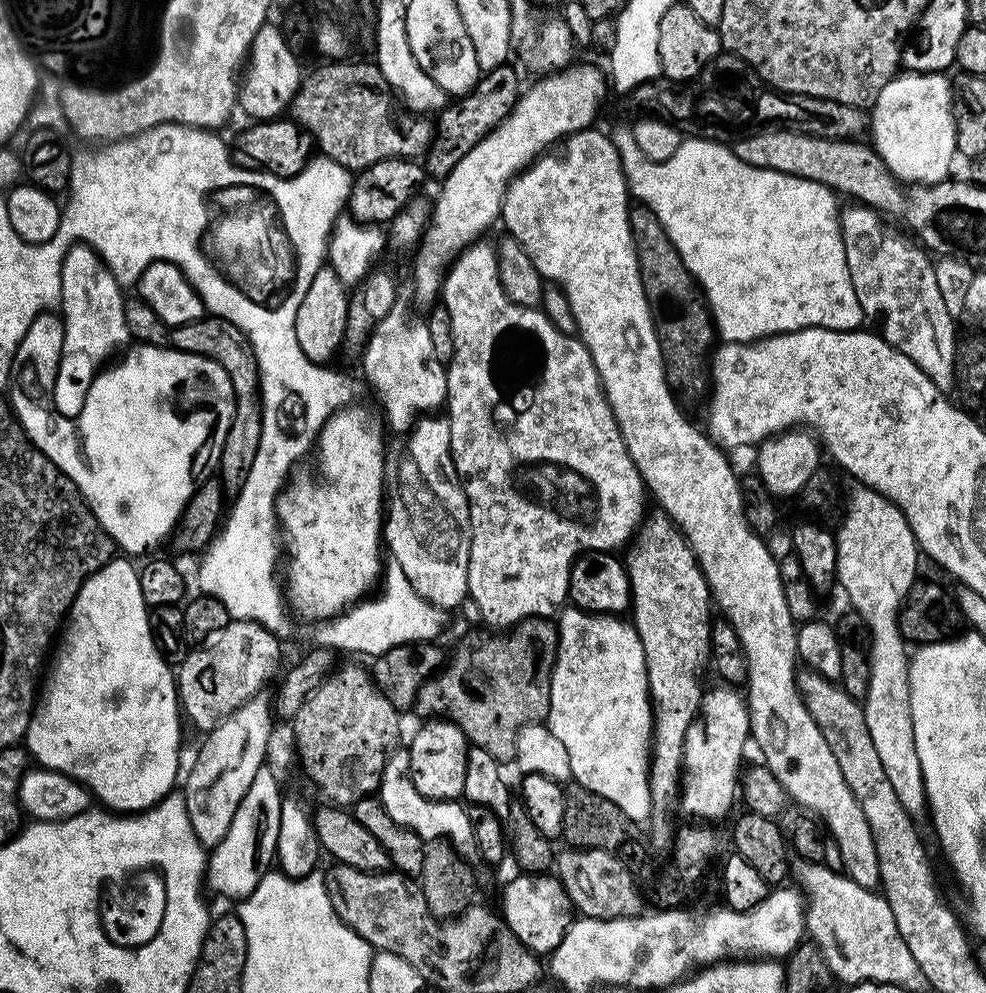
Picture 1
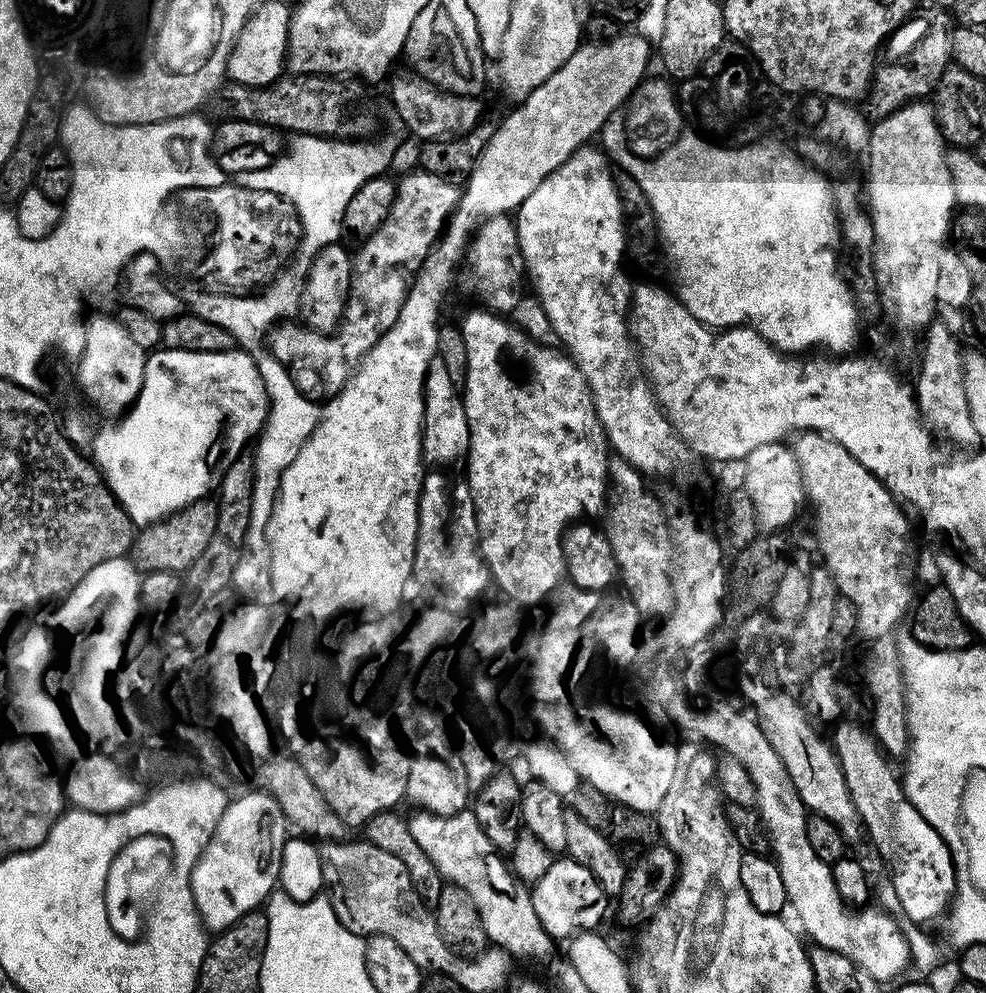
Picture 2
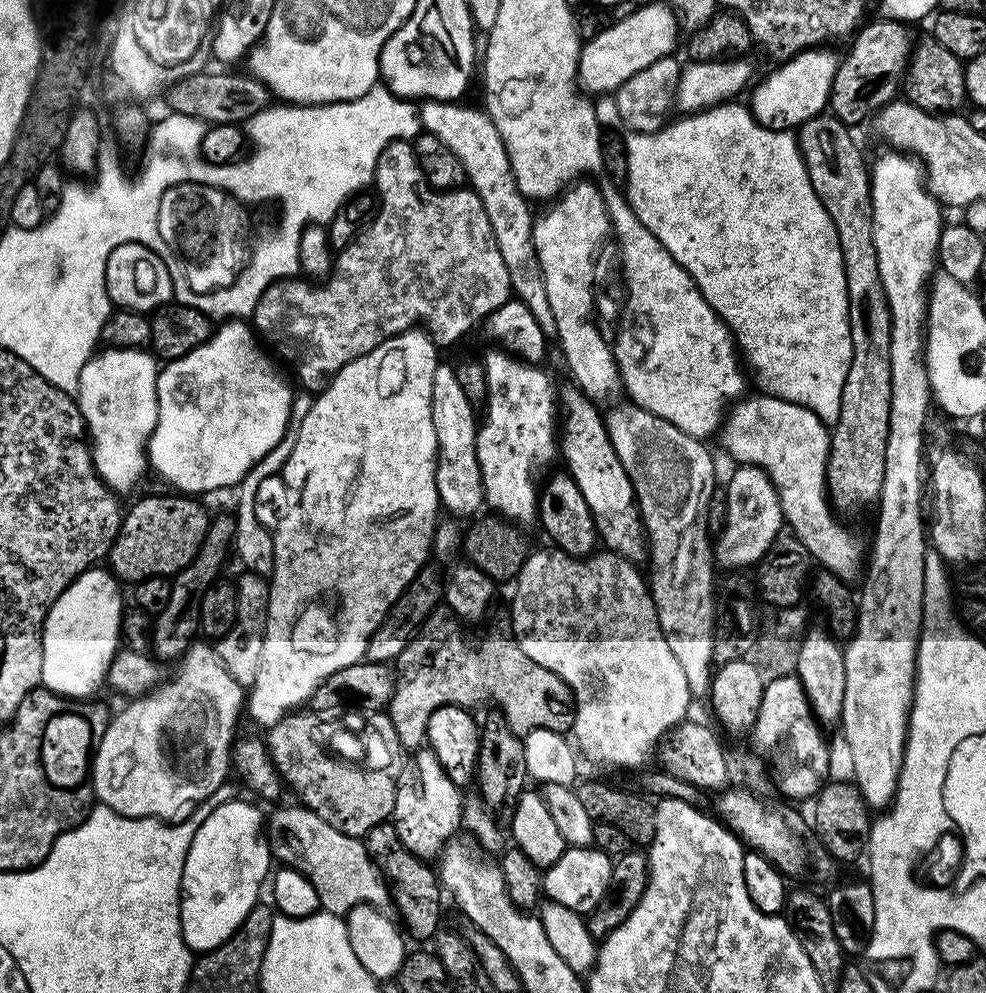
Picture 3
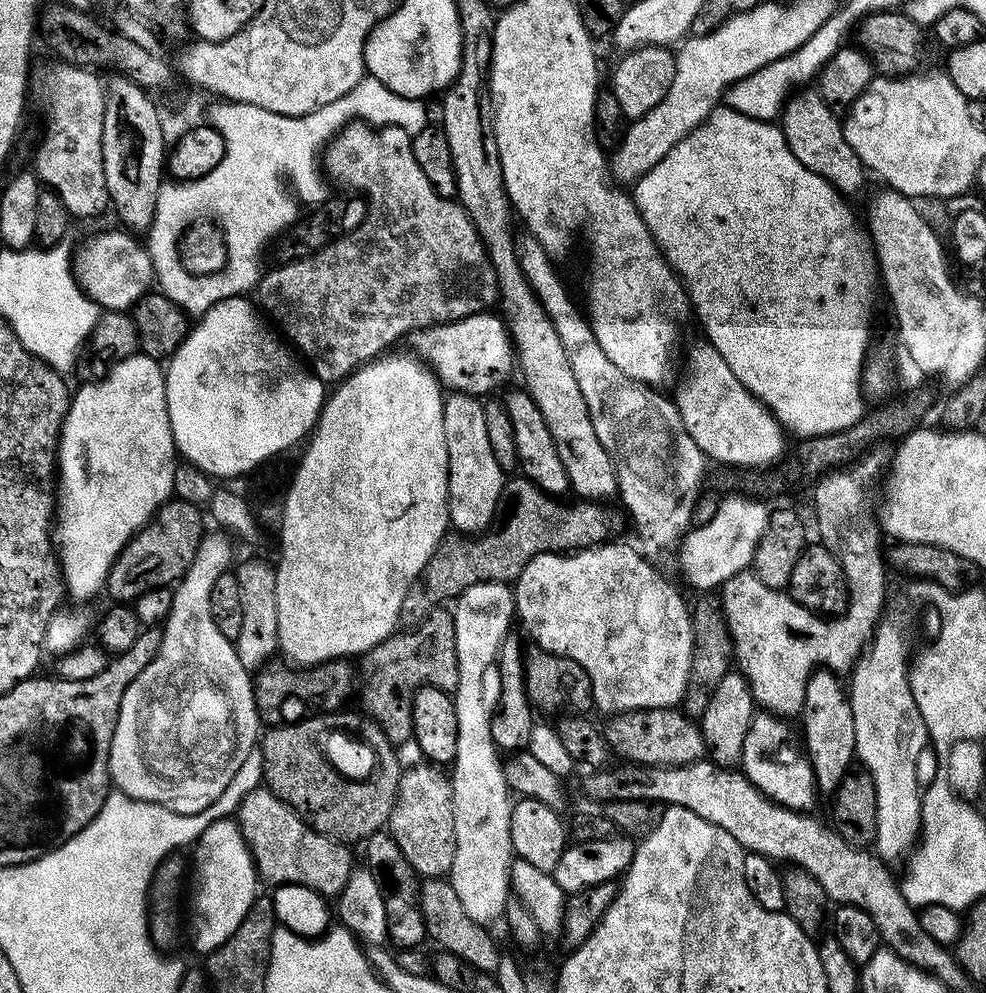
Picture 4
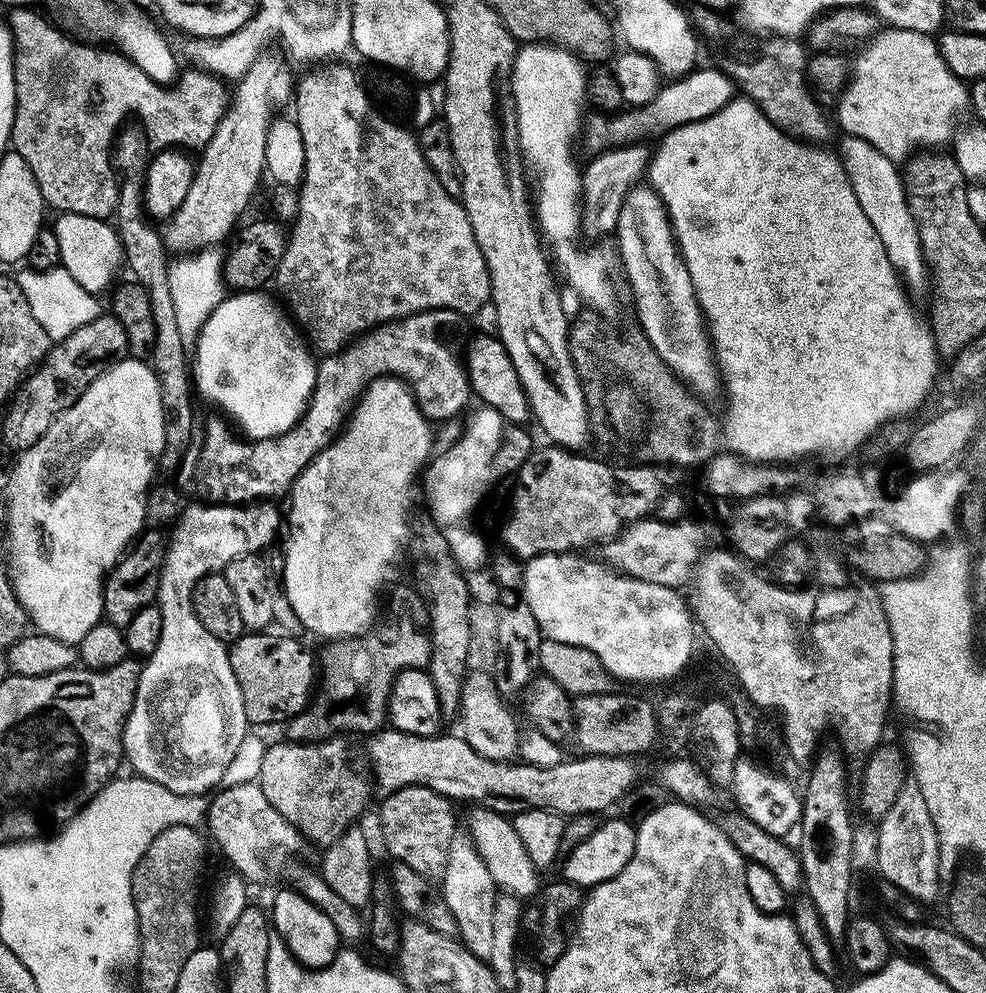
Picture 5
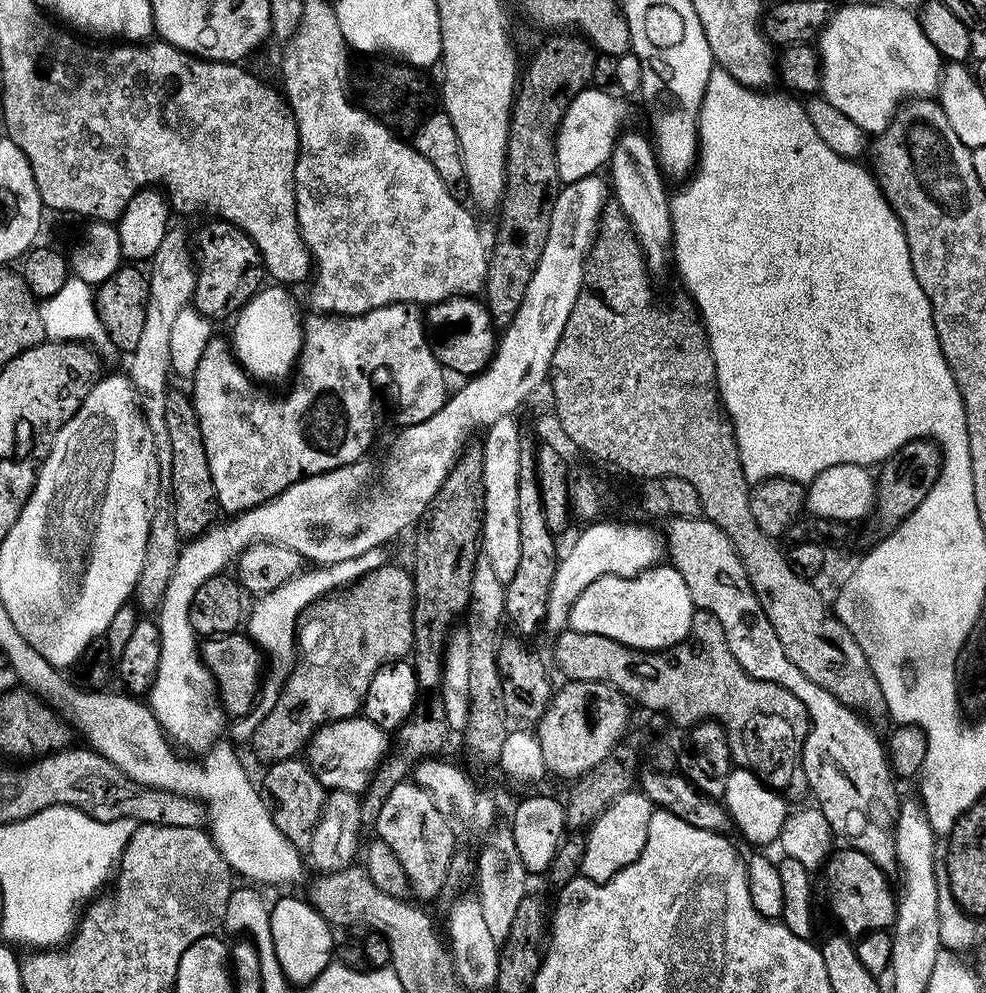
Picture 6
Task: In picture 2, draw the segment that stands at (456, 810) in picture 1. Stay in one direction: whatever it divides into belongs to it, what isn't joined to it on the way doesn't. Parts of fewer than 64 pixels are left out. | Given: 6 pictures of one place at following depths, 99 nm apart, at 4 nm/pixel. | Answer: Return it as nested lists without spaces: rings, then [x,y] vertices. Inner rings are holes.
[[[420,810],[415,814],[417,816],[407,817],[414,842],[422,846],[437,873],[447,883],[458,886],[468,895],[482,922],[485,937],[495,947],[504,949],[516,958],[533,956],[540,960],[550,955],[554,940],[534,914],[531,891],[513,876],[505,857],[491,844],[474,812],[463,810],[449,816],[437,816]]]

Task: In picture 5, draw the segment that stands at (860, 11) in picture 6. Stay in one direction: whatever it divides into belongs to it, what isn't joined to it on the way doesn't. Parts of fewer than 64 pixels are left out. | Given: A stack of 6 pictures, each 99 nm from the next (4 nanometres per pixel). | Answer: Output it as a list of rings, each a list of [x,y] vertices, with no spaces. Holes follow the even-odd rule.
[[[884,26],[863,41],[860,50],[856,57],[851,57],[848,83],[834,105],[843,131],[870,142],[874,149],[895,162],[907,161],[917,150],[935,149],[932,148],[935,144],[947,145],[954,136],[952,123],[956,115],[965,111],[968,90],[942,62],[939,43],[926,32]]]

